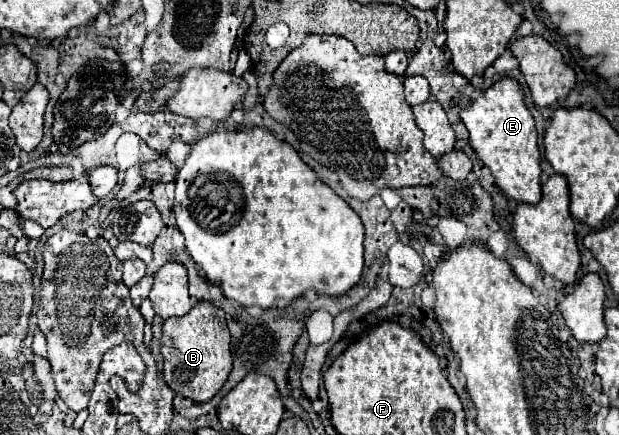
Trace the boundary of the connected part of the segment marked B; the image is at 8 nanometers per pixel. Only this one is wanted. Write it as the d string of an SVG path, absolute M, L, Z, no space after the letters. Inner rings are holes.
M197 301L187 315L169 317L163 323L161 337L163 355L163 377L167 385L191 401L205 403L225 385L231 371L231 351L229 351L229 329L225 323L225 313L211 301Z

